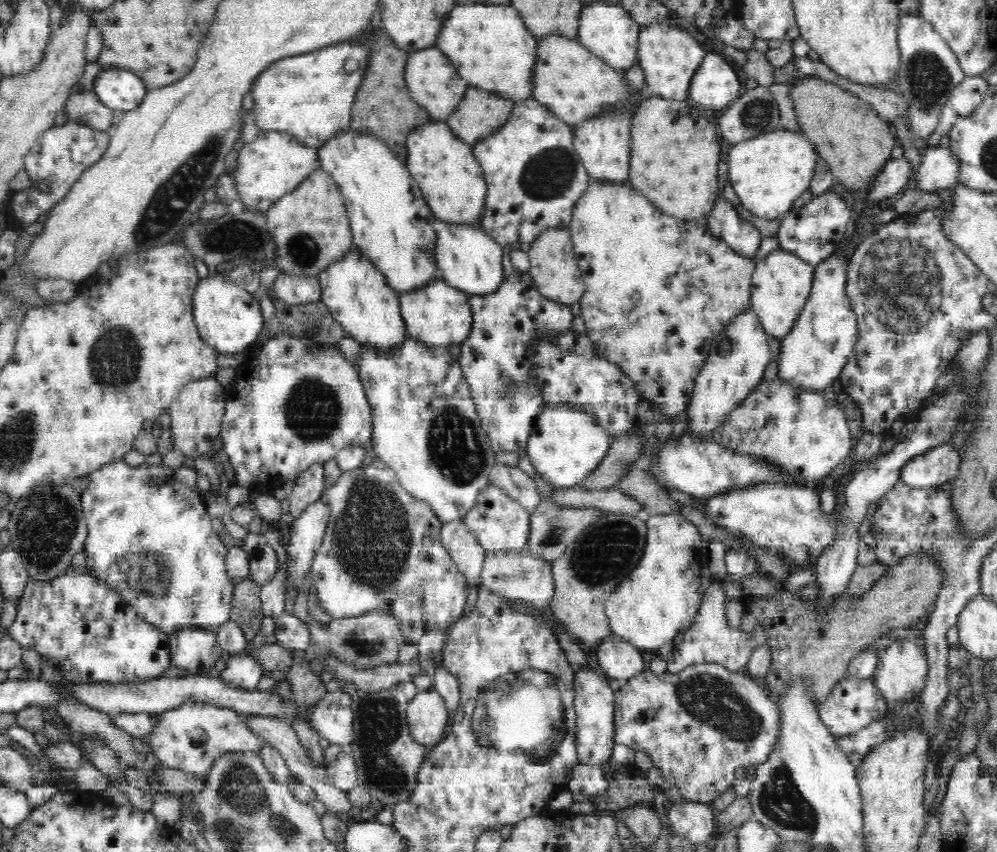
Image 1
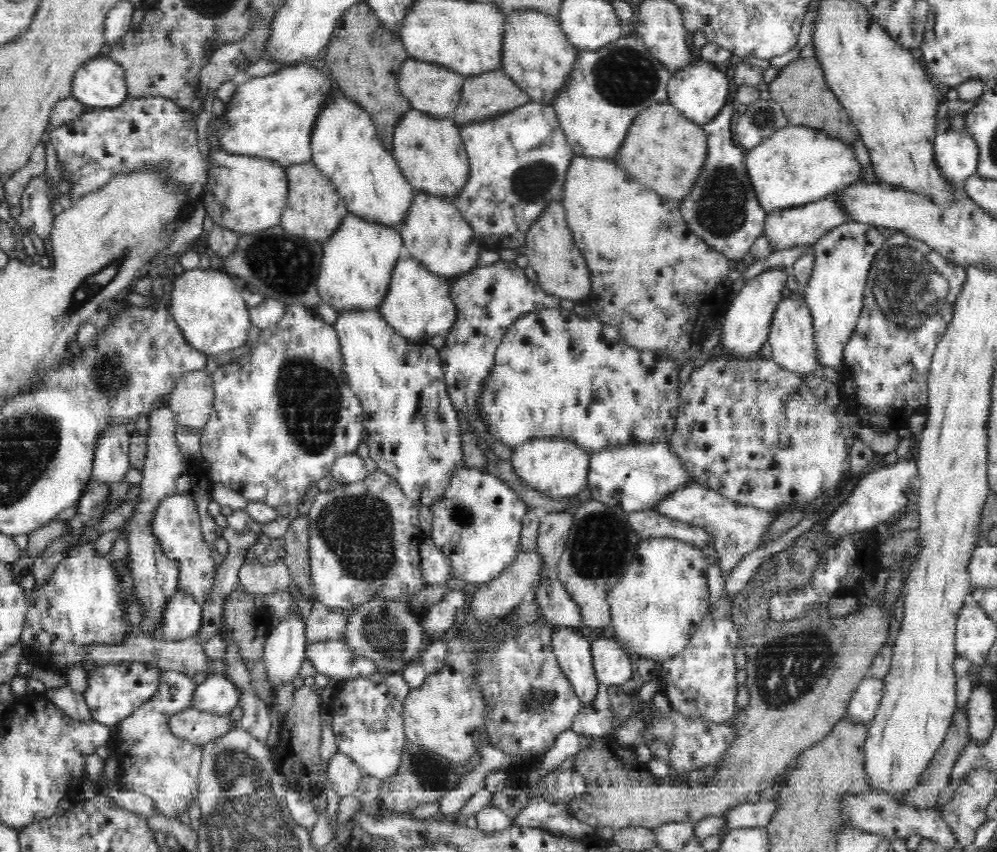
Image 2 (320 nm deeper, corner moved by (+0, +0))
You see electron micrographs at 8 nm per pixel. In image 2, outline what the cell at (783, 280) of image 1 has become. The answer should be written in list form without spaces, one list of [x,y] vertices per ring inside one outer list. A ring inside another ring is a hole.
[[[793,292],[787,298],[782,296],[776,313],[773,314],[769,340],[767,341],[771,347],[771,359],[776,364],[780,364],[780,367],[799,375],[804,380],[809,375],[819,374],[822,367],[820,361],[816,359],[817,349],[813,341],[813,333],[811,310],[808,309],[805,299],[798,297]]]

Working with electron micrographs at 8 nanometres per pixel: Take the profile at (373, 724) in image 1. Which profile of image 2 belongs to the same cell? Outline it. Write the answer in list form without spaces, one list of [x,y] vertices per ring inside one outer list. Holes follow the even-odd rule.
[[[407,741],[406,748],[402,750],[402,764],[398,772],[392,778],[382,781],[378,805],[393,810],[394,814],[407,814],[425,803],[438,803],[449,790],[457,787],[457,783],[450,779],[452,776],[456,776],[456,771],[454,772],[454,767],[450,766],[448,759]]]

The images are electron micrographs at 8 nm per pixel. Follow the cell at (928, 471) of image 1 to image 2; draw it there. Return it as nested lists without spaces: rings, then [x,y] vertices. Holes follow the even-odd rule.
[[[900,458],[900,462],[896,462],[894,466],[882,466],[882,470],[860,475],[851,488],[849,497],[827,518],[826,524],[823,526],[825,534],[831,536],[853,536],[863,535],[872,531],[878,524],[888,521],[898,510],[902,510],[914,500],[912,498],[912,488],[914,488],[914,480],[918,478],[918,467],[916,462],[904,462]]]

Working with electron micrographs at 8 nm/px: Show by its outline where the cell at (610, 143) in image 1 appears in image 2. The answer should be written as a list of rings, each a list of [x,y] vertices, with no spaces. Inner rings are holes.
[[[635,34],[624,35],[602,49],[580,51],[580,64],[571,73],[572,84],[559,92],[556,104],[550,106],[556,110],[575,156],[610,160],[640,111],[667,101],[667,86],[673,75]]]

